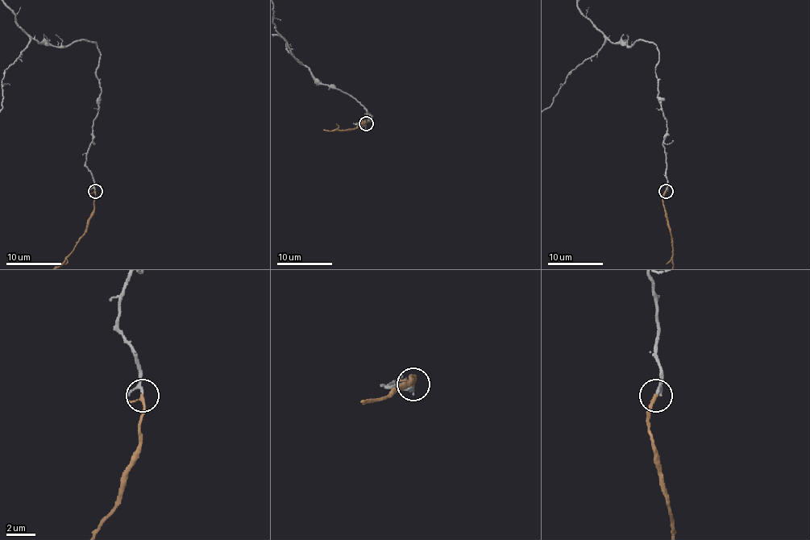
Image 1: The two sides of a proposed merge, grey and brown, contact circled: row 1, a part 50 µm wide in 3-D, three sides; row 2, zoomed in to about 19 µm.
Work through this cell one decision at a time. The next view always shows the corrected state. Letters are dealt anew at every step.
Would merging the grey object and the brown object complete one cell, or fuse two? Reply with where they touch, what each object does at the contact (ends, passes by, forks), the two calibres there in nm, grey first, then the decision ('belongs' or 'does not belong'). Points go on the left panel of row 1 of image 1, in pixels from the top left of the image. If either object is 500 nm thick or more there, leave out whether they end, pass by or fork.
at (95, 191); grey passes by; brown ends there; 140 nm thick on the grey side, 220 nm on the other; belongs

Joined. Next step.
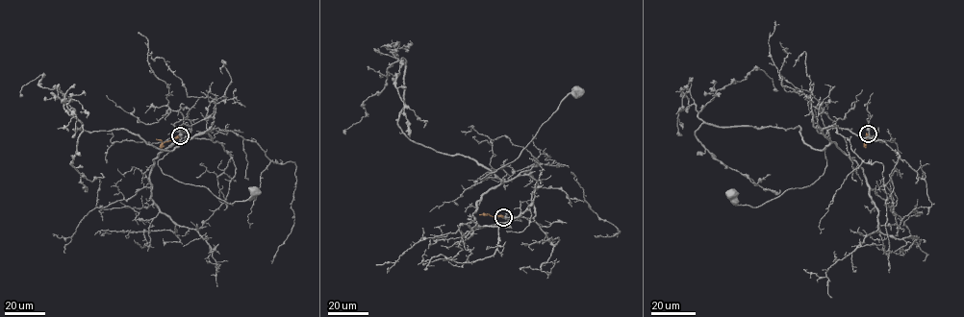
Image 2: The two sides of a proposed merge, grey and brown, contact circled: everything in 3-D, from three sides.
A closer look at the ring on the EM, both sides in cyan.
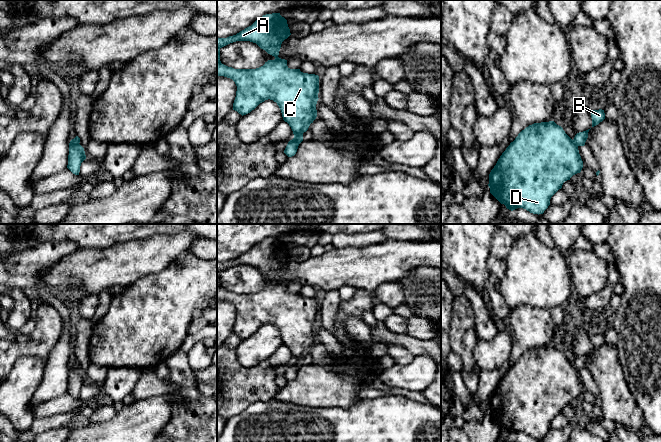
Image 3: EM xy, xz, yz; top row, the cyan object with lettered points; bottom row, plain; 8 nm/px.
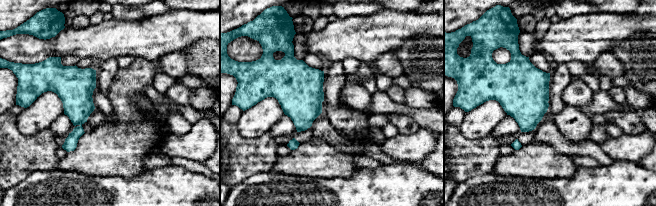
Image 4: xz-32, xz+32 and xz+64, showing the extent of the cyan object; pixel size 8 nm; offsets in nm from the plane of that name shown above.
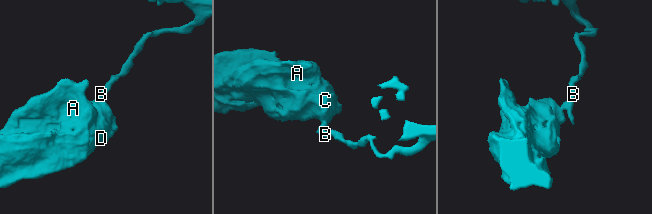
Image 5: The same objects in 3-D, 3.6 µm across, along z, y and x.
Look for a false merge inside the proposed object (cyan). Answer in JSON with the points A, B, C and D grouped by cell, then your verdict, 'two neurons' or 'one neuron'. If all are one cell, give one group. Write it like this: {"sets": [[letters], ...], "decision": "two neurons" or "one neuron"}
{"sets": [["A", "C", "D"], ["B"]], "decision": "two neurons"}

